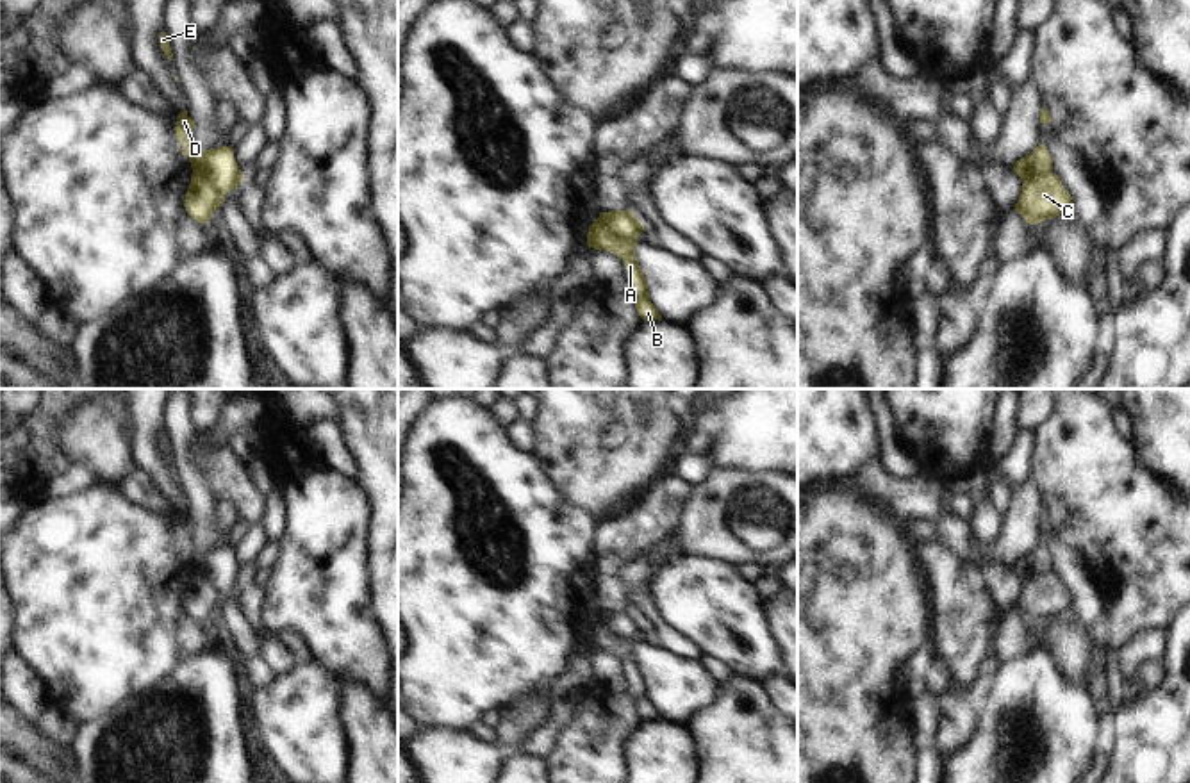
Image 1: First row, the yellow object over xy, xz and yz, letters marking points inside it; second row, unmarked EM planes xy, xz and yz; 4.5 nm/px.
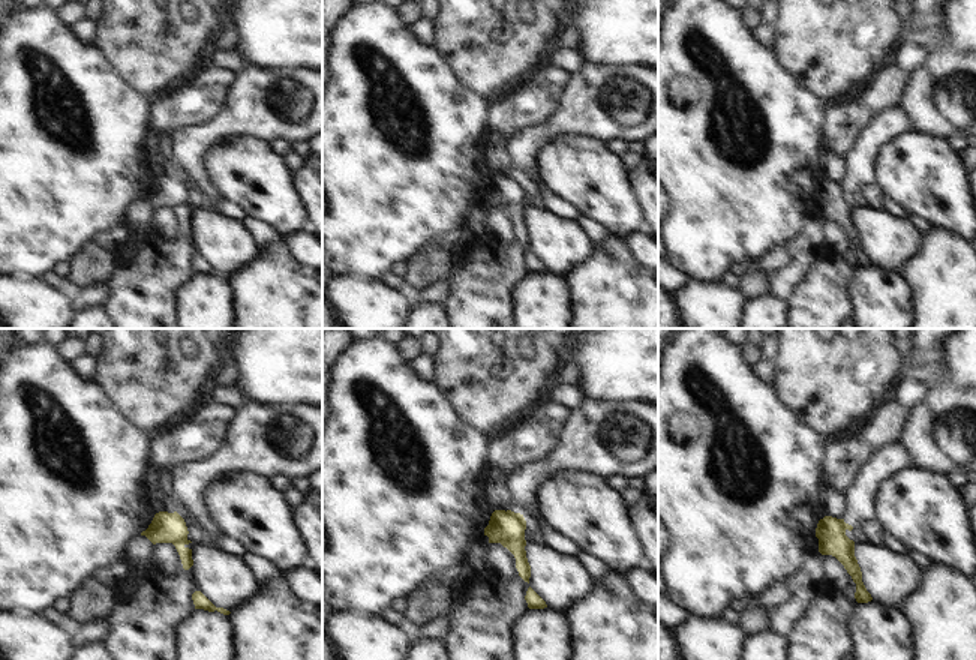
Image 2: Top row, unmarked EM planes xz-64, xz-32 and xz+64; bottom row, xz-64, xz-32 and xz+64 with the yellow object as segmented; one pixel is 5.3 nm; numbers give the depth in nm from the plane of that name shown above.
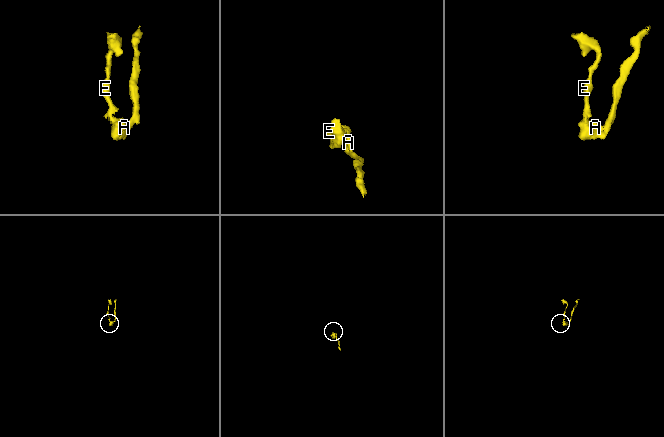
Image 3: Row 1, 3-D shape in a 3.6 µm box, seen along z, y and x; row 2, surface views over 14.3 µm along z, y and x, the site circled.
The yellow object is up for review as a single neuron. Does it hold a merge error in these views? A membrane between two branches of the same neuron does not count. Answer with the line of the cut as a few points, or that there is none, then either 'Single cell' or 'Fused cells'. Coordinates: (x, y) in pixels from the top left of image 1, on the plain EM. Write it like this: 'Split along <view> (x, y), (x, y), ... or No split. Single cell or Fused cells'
Split along xz (600, 616), (619, 637), (634, 641). Fused cells.

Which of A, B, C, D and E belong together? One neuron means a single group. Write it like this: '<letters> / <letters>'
A B C / D E

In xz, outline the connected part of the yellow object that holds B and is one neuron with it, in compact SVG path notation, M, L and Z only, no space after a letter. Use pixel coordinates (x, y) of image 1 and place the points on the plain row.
M598 617L589 626L587 646L594 649L610 651L624 662L630 681L632 681L632 692L639 696L635 701L635 706L639 715L644 719L644 722L662 719L657 706L649 701L649 696L648 696L646 676L635 655L637 640L619 639L605 622L605 619Z

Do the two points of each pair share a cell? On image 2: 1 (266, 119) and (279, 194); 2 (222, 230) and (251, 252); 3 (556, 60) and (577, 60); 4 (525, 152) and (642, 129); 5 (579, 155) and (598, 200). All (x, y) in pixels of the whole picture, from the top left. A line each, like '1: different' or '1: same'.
1: different
2: same
3: same
4: same
5: same

